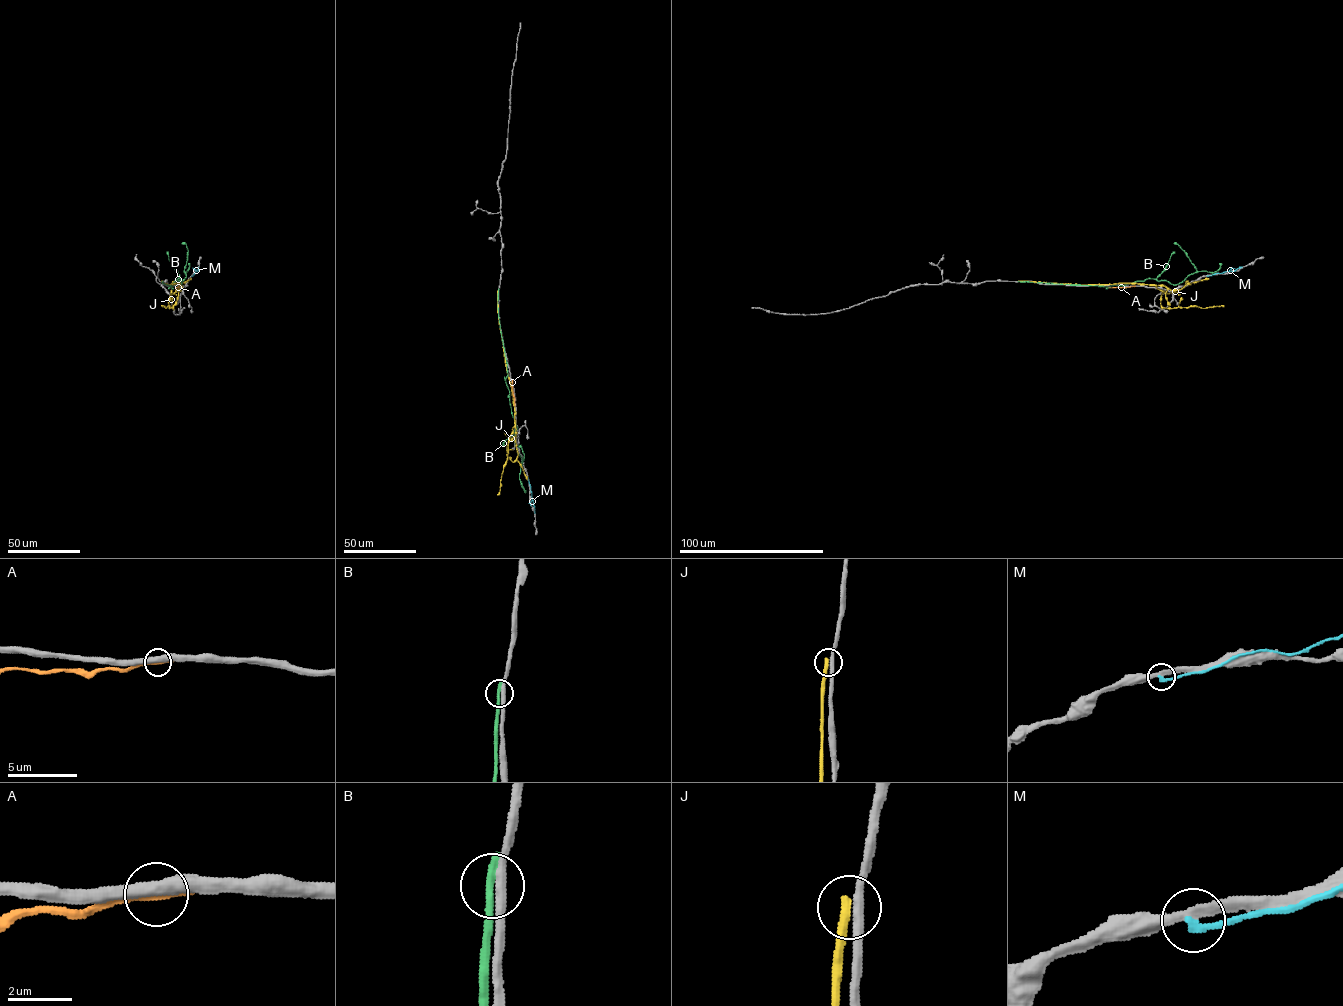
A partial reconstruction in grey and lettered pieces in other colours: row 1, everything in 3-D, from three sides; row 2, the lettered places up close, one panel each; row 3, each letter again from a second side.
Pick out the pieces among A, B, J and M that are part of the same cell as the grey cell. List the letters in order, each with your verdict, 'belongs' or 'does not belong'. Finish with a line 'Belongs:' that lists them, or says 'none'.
A: does not belong
B: does not belong
J: does not belong
M: does not belong
Belongs: none

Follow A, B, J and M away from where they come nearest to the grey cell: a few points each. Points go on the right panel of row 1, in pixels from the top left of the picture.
A: (1132, 286), (1108, 288)
B: (1019, 281), (1110, 286), (1151, 278), (1177, 284), (1197, 270), (1174, 242)
J: (1019, 281), (1163, 285), (1167, 289), (1166, 299), (1171, 308), (1224, 305)
M: (1207, 276), (1242, 266)

